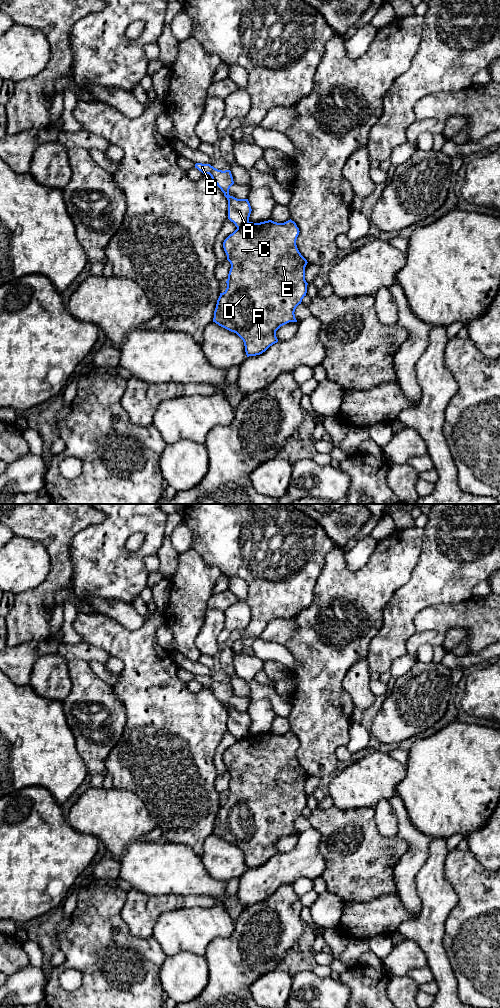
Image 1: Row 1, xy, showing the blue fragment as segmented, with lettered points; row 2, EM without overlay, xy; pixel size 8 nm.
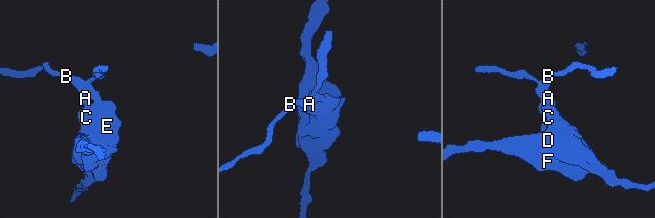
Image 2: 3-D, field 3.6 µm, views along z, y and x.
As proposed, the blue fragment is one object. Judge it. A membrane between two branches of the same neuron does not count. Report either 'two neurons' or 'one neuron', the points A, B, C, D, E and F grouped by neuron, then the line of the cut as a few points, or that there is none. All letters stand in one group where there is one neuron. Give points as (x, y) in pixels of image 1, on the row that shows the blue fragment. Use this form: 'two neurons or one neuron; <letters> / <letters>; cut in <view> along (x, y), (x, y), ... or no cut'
two neurons; A B / C D E F; cut in xy along (248, 221), (237, 228)

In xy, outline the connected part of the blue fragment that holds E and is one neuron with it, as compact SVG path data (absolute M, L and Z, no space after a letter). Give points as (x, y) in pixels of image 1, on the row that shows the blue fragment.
M291 219L284 223L272 220L248 222L237 228L223 242L223 248L231 268L226 281L227 288L217 300L213 322L236 333L244 342L247 357L260 355L278 342L276 331L289 322L297 322L295 309L306 296L308 283L305 280L307 260L299 252L296 240L299 228Z

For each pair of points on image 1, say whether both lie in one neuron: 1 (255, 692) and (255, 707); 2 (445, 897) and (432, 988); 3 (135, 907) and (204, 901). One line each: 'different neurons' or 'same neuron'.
1: different neurons
2: different neurons
3: same neuron

